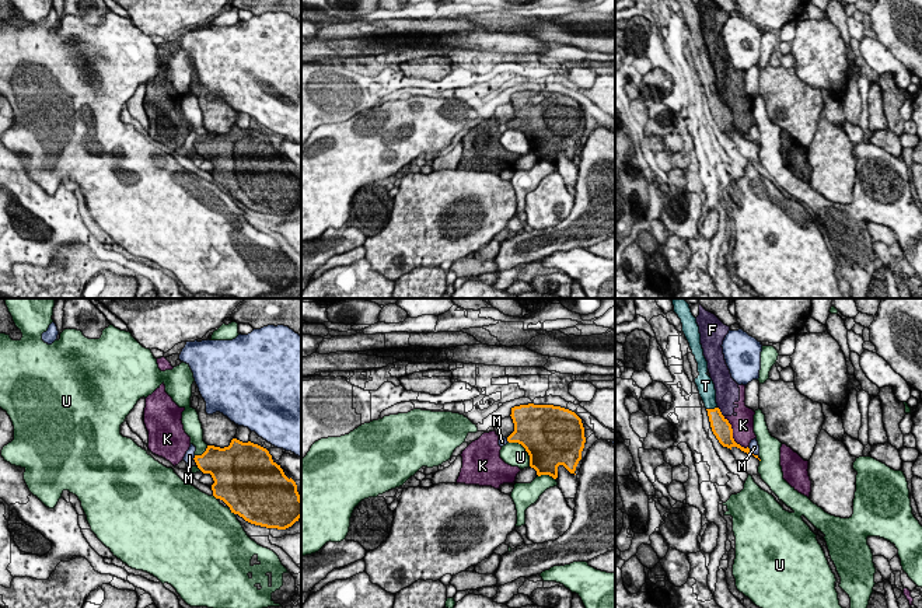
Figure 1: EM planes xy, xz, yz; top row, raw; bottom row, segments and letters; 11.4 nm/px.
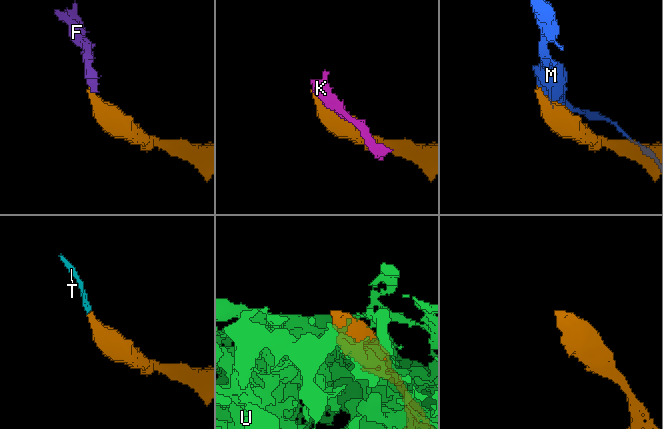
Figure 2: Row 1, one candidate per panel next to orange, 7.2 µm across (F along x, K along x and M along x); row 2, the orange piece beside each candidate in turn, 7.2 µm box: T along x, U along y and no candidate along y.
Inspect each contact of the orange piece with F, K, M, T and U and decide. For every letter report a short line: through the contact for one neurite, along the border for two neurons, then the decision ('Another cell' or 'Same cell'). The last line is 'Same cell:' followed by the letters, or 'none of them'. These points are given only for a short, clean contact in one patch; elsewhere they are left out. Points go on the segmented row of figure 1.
F: Line: yz (718, 406), (723, 416). Another cell
K: Another cell
M: Line: yz (747, 447), (760, 460). Another cell
T: Same cell
U: Another cell
Same cell: T

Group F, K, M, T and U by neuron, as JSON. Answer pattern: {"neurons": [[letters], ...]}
{"neurons": [["F", "K"], ["M"], ["T"], ["U"]]}

